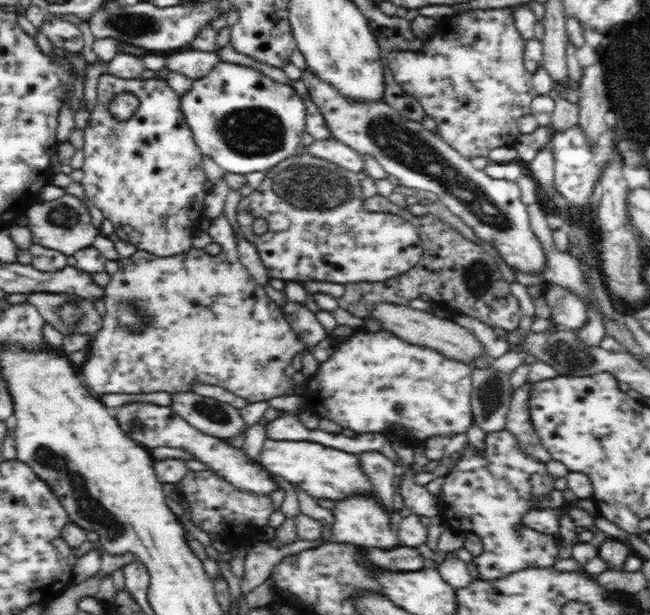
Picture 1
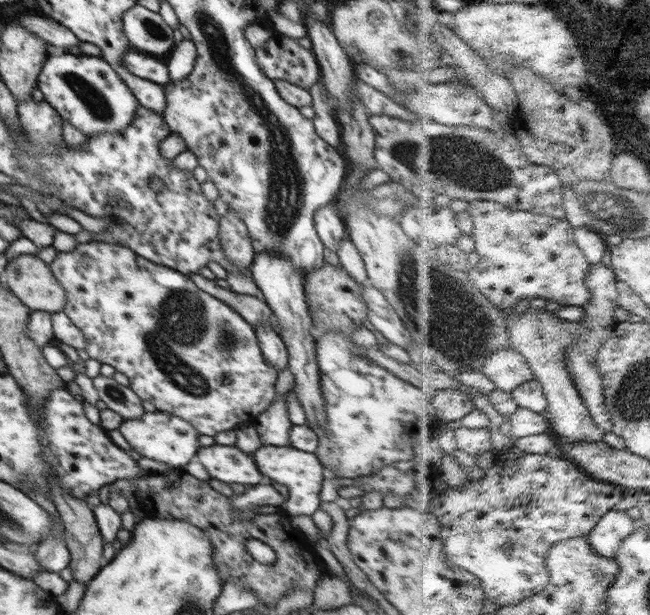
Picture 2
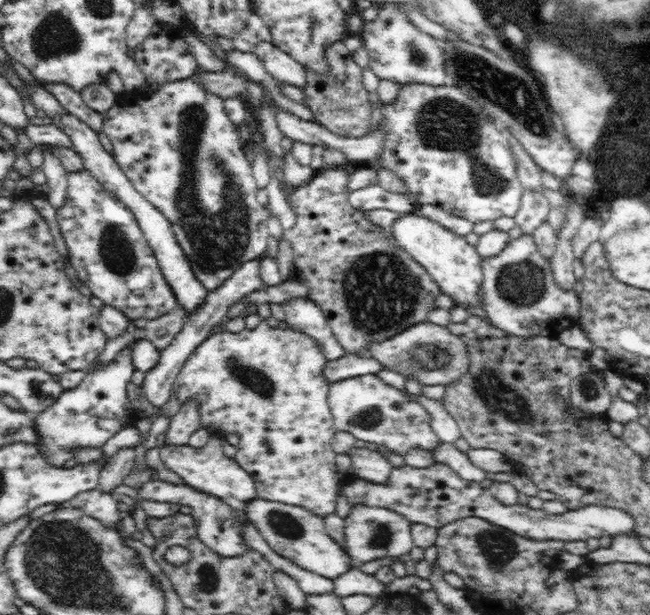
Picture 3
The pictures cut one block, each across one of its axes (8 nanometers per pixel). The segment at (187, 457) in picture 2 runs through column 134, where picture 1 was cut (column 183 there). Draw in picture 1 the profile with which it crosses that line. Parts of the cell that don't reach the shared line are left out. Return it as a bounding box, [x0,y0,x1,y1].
[116,402,279,497]

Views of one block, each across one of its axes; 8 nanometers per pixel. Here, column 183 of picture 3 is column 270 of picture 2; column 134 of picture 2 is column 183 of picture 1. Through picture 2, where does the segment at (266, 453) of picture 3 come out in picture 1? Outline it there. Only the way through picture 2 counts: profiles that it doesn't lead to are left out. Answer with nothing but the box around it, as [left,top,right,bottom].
[79,213,309,402]

